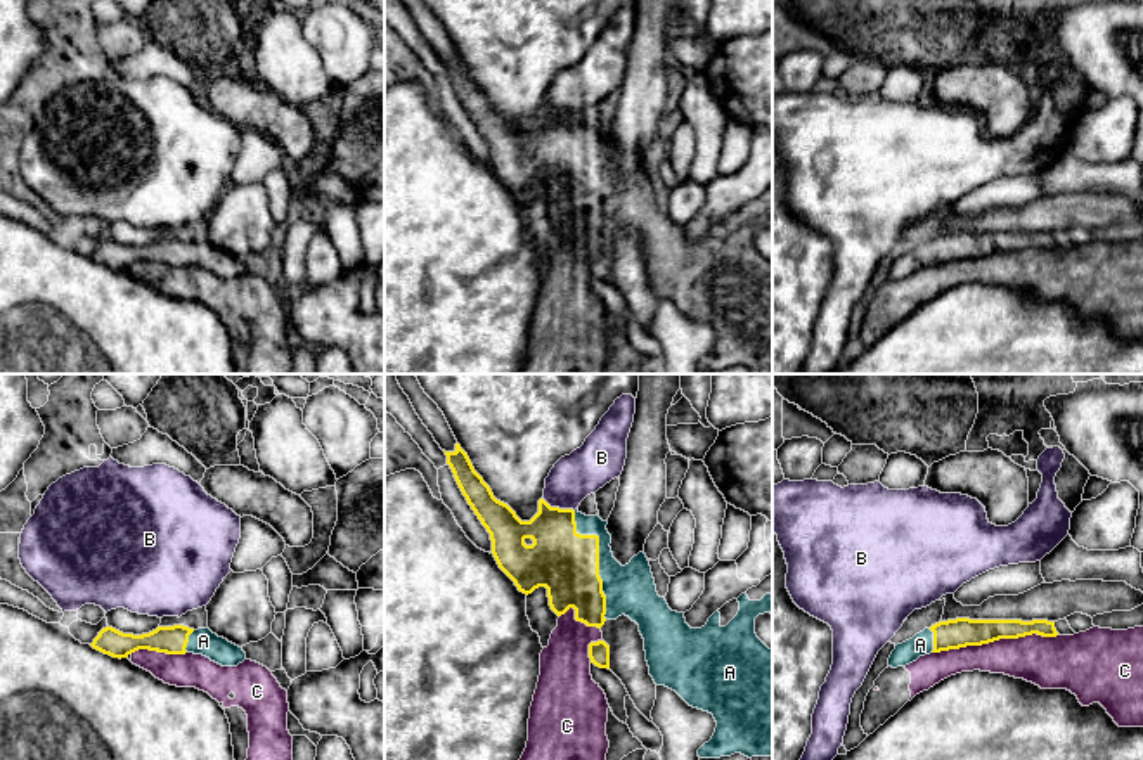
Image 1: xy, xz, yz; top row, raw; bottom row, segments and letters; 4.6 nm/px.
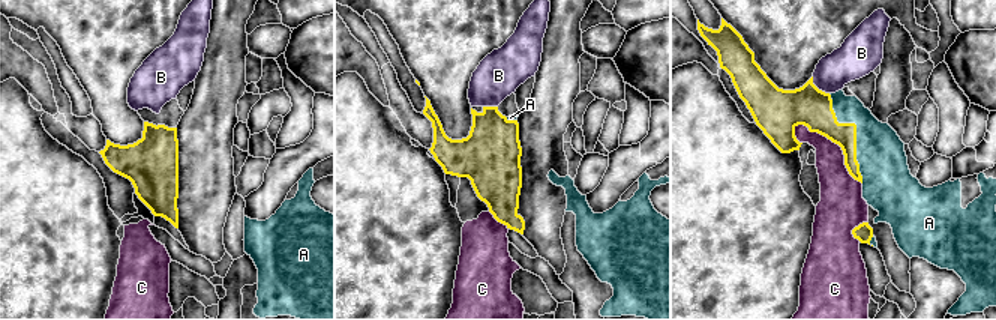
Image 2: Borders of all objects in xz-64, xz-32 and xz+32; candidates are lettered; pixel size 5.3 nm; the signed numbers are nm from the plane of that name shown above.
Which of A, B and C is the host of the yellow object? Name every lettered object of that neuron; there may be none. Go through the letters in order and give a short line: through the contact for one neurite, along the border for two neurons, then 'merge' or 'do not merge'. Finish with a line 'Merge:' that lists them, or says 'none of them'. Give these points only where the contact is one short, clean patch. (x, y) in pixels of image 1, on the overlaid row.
A: merge
B: do not merge
C: do not merge
Merge: A

